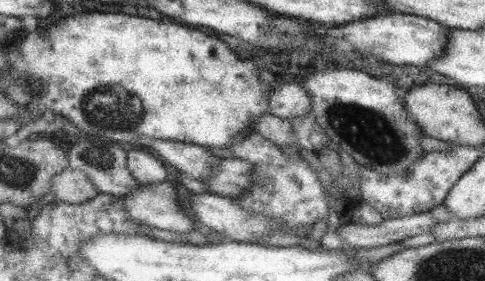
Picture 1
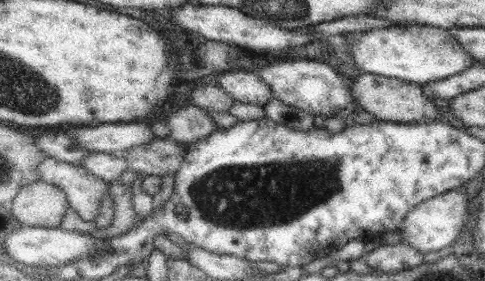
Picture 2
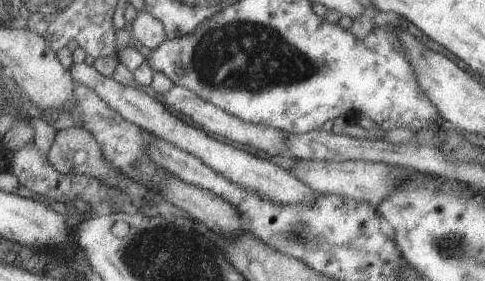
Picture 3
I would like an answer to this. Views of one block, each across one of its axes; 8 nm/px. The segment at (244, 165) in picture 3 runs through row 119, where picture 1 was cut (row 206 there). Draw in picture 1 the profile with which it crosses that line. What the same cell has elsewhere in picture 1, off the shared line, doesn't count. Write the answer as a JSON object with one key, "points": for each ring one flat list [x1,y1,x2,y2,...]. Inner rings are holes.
{"points":[[161,182,161,184,151,184,151,186,141,186,135,192,129,192,123,198,123,206,125,212,129,214,129,218,137,220,141,226,153,226,153,228,161,228,161,230,171,230,175,234,183,234,183,232,191,232,193,230,193,220,189,220,177,200,177,190,173,184,169,182]]}

